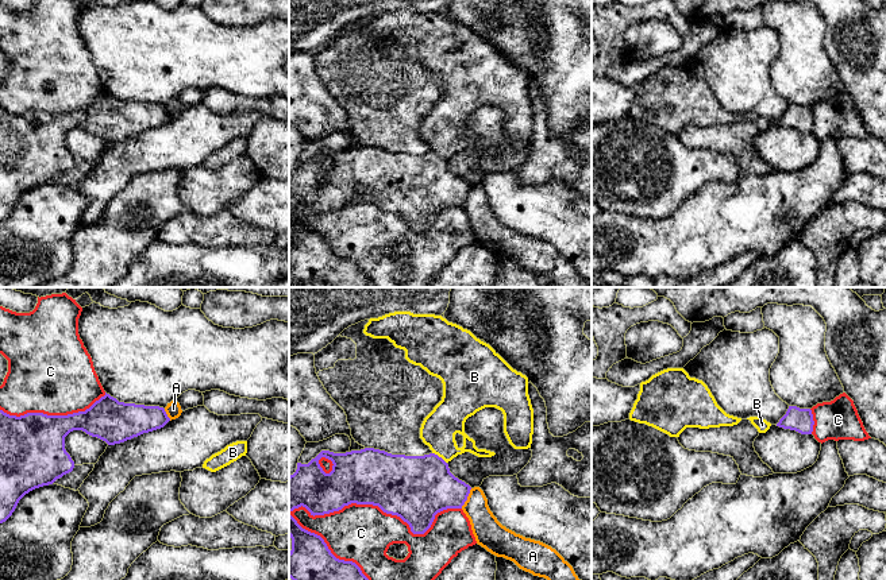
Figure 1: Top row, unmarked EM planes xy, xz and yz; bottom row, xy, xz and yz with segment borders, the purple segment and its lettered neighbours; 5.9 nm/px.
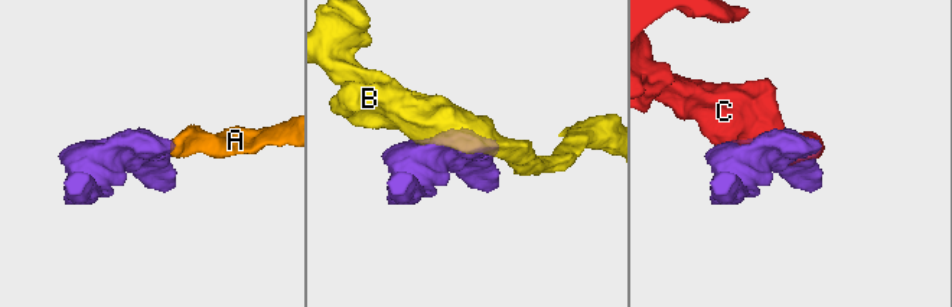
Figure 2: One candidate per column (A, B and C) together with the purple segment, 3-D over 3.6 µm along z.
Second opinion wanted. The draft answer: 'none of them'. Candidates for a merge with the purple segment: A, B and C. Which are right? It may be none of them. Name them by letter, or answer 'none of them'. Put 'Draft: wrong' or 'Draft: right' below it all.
none of them
Draft: right

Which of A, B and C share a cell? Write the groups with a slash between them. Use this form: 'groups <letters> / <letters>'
groups A / B / C

